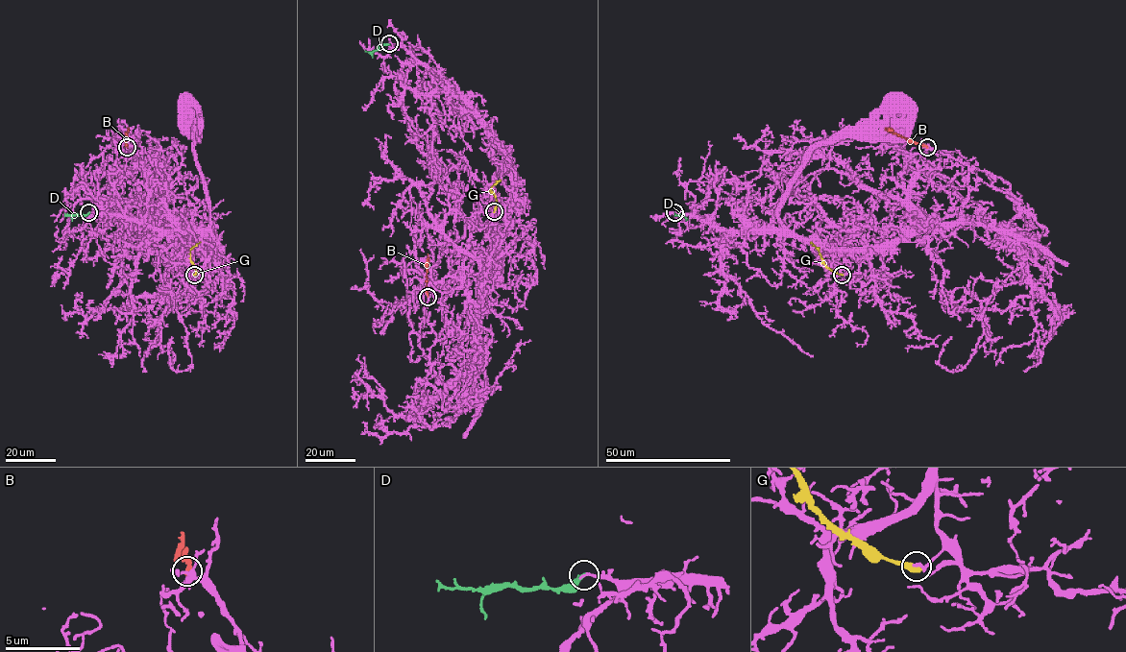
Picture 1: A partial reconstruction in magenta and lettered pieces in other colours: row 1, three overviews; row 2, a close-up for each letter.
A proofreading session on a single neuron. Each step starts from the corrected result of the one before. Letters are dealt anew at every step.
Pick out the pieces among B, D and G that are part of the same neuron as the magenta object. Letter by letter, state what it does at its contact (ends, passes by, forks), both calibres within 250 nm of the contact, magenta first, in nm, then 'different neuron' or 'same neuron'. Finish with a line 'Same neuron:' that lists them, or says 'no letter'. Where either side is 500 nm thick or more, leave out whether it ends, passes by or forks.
B: it ends there; 260 nm thick on the magenta side, 280 nm on the other; different neuron
D: it ends there; 220 nm thick on the magenta side, 320 nm on the other; same neuron
G: it ends there; 240 nm thick on the magenta side, 340 nm on the other; different neuron
Same neuron: D

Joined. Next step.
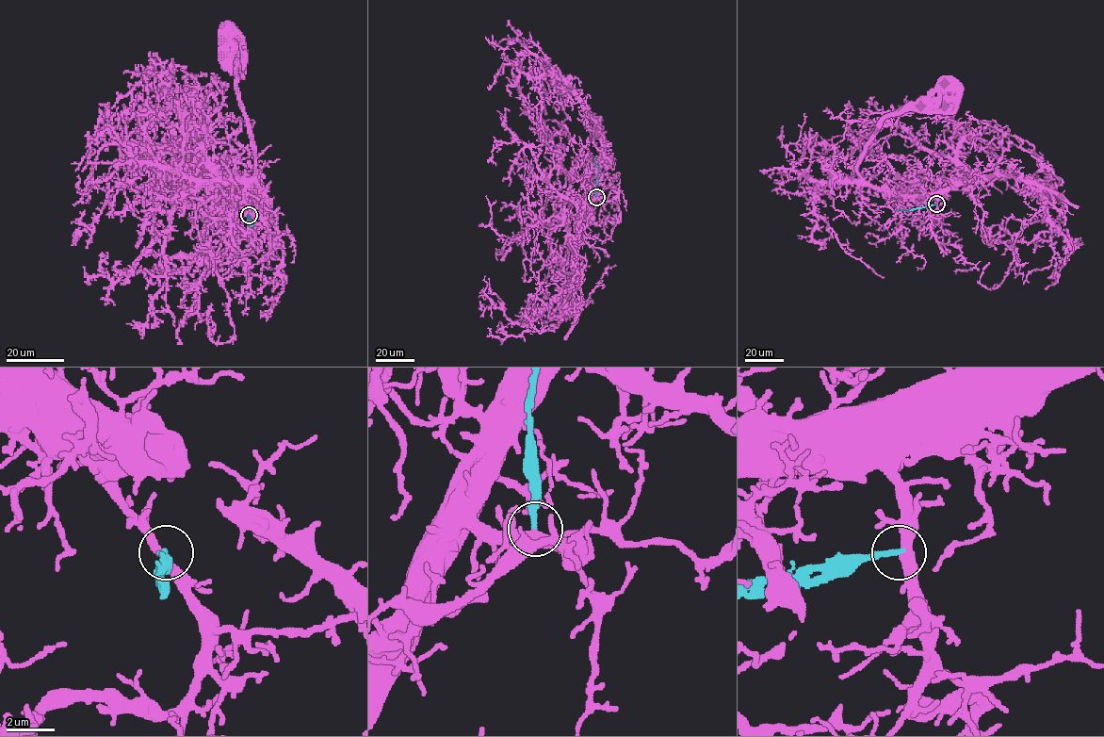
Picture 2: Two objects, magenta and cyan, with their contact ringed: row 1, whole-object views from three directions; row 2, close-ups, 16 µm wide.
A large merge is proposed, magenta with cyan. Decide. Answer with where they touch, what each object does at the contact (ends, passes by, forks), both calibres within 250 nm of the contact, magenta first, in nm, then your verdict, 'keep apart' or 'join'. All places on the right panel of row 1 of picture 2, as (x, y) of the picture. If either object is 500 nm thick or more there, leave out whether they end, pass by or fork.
(936, 204) | magenta passes by | cyan ends | 400/240 nm | keep apart

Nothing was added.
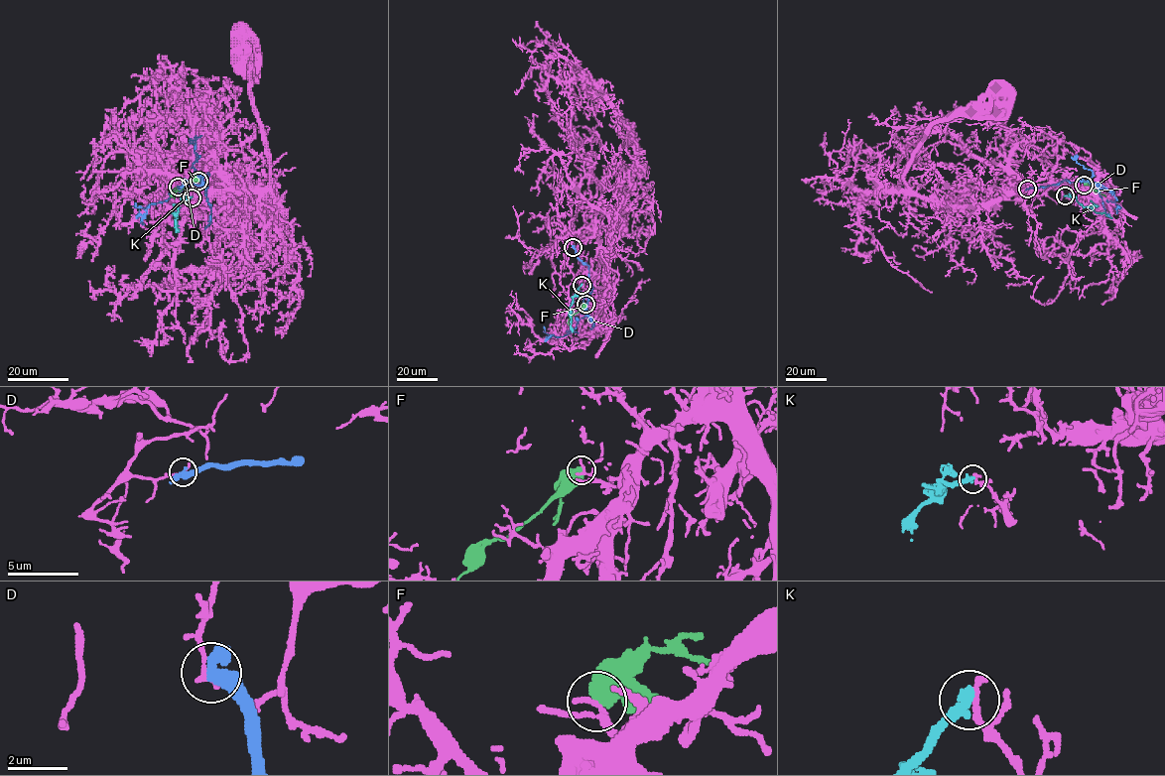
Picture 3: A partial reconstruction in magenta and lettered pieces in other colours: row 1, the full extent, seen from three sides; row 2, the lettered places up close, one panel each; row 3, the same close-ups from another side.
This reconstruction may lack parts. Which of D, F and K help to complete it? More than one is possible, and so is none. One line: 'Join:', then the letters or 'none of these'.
Join: none of these

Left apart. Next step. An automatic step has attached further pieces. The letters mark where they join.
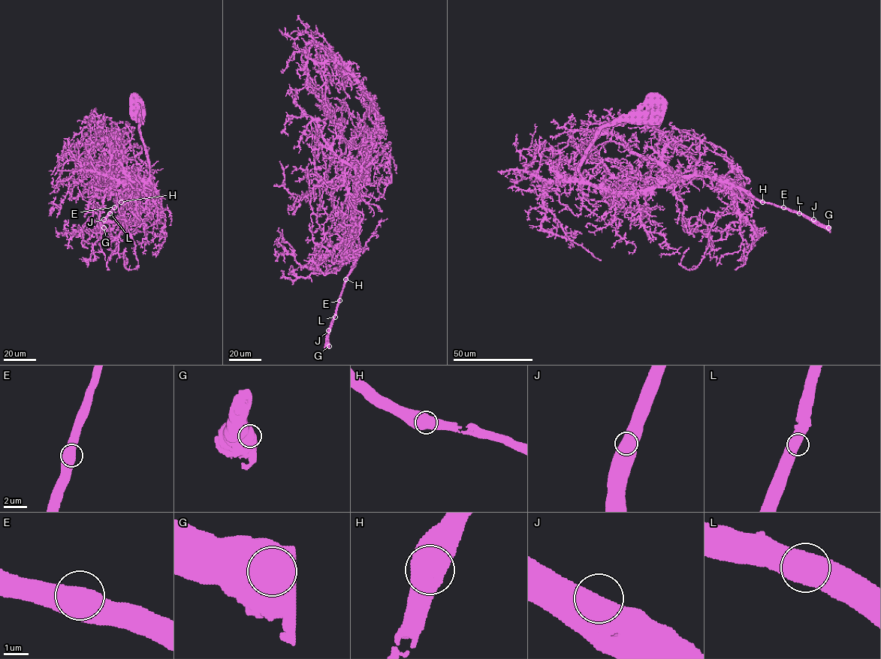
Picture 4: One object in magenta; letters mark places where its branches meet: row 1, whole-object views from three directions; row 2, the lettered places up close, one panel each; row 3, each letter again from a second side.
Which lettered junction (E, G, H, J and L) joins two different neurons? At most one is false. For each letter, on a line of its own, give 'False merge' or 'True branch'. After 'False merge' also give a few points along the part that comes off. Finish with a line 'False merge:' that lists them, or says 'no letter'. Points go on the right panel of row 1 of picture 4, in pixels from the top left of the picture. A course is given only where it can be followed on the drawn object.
E: True branch
G: True branch
H: True branch
J: True branch
L: True branch
False merge: no letter

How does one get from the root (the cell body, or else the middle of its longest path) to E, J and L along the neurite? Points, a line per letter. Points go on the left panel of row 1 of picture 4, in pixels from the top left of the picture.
E: (135, 102), (140, 108), (140, 133), (149, 161), (149, 191), (143, 191), (130, 176), (134, 186), (114, 207)
J: (135, 102), (140, 108), (140, 133), (149, 161), (149, 191), (143, 191), (130, 176), (134, 186), (104, 219)
L: (135, 102), (140, 108), (140, 133), (149, 161), (149, 191), (143, 191), (130, 176), (134, 186), (110, 213)

